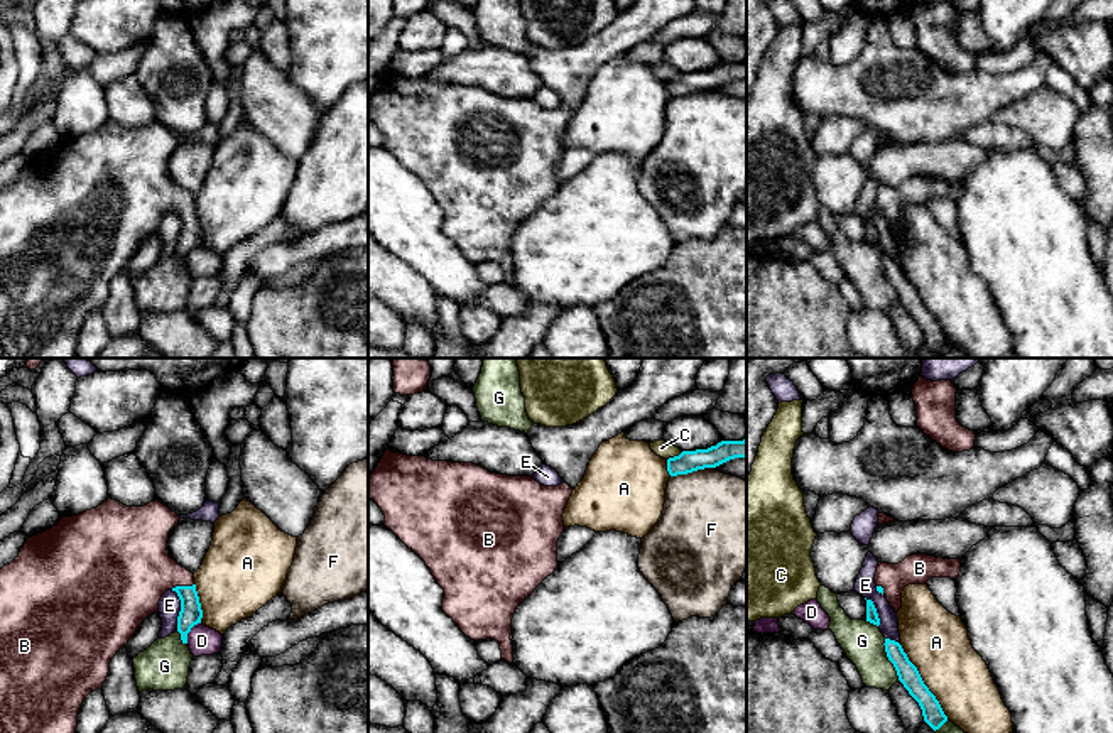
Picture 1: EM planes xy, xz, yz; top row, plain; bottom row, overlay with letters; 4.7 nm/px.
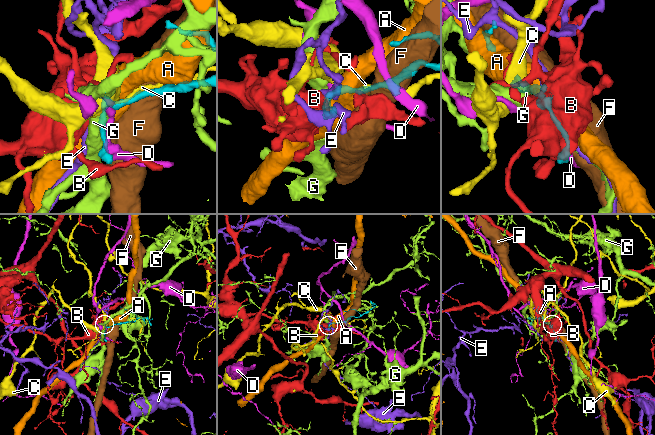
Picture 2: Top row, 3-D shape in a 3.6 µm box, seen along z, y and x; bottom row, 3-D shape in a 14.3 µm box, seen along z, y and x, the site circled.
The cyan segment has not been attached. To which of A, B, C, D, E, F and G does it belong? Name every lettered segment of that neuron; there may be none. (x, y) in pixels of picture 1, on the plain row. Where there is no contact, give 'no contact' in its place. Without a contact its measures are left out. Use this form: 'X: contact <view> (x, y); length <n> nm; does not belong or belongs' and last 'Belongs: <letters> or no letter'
A: contact yz (922, 303); length 420 nm; does not belong
B: contact xy (181, 208); length 110 nm; belongs
C: contact xz (674, 78); length 90 nm; does not belong
D: contact xy (190, 252); length 120 nm; does not belong
E: contact xy (181, 232); length 200 nm; does not belong
F: contact xz (691, 93); length 220 nm; does not belong
G: contact yz (889, 281); length 220 nm; does not belong
Belongs: B

